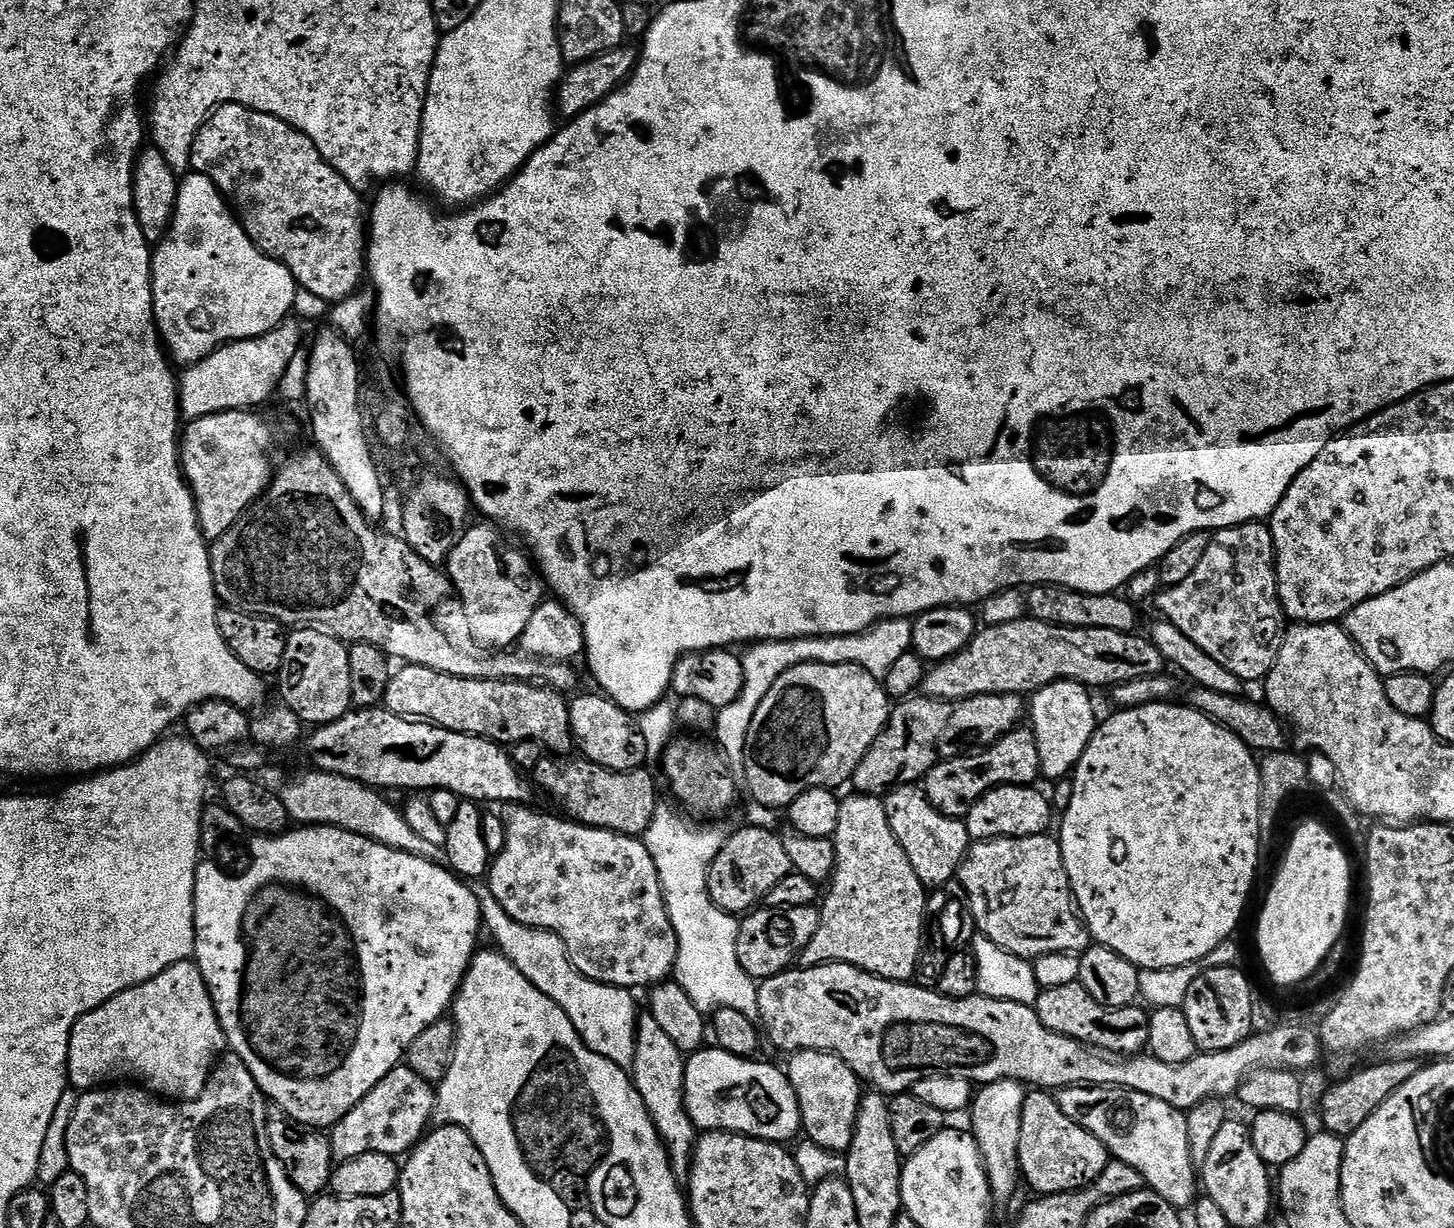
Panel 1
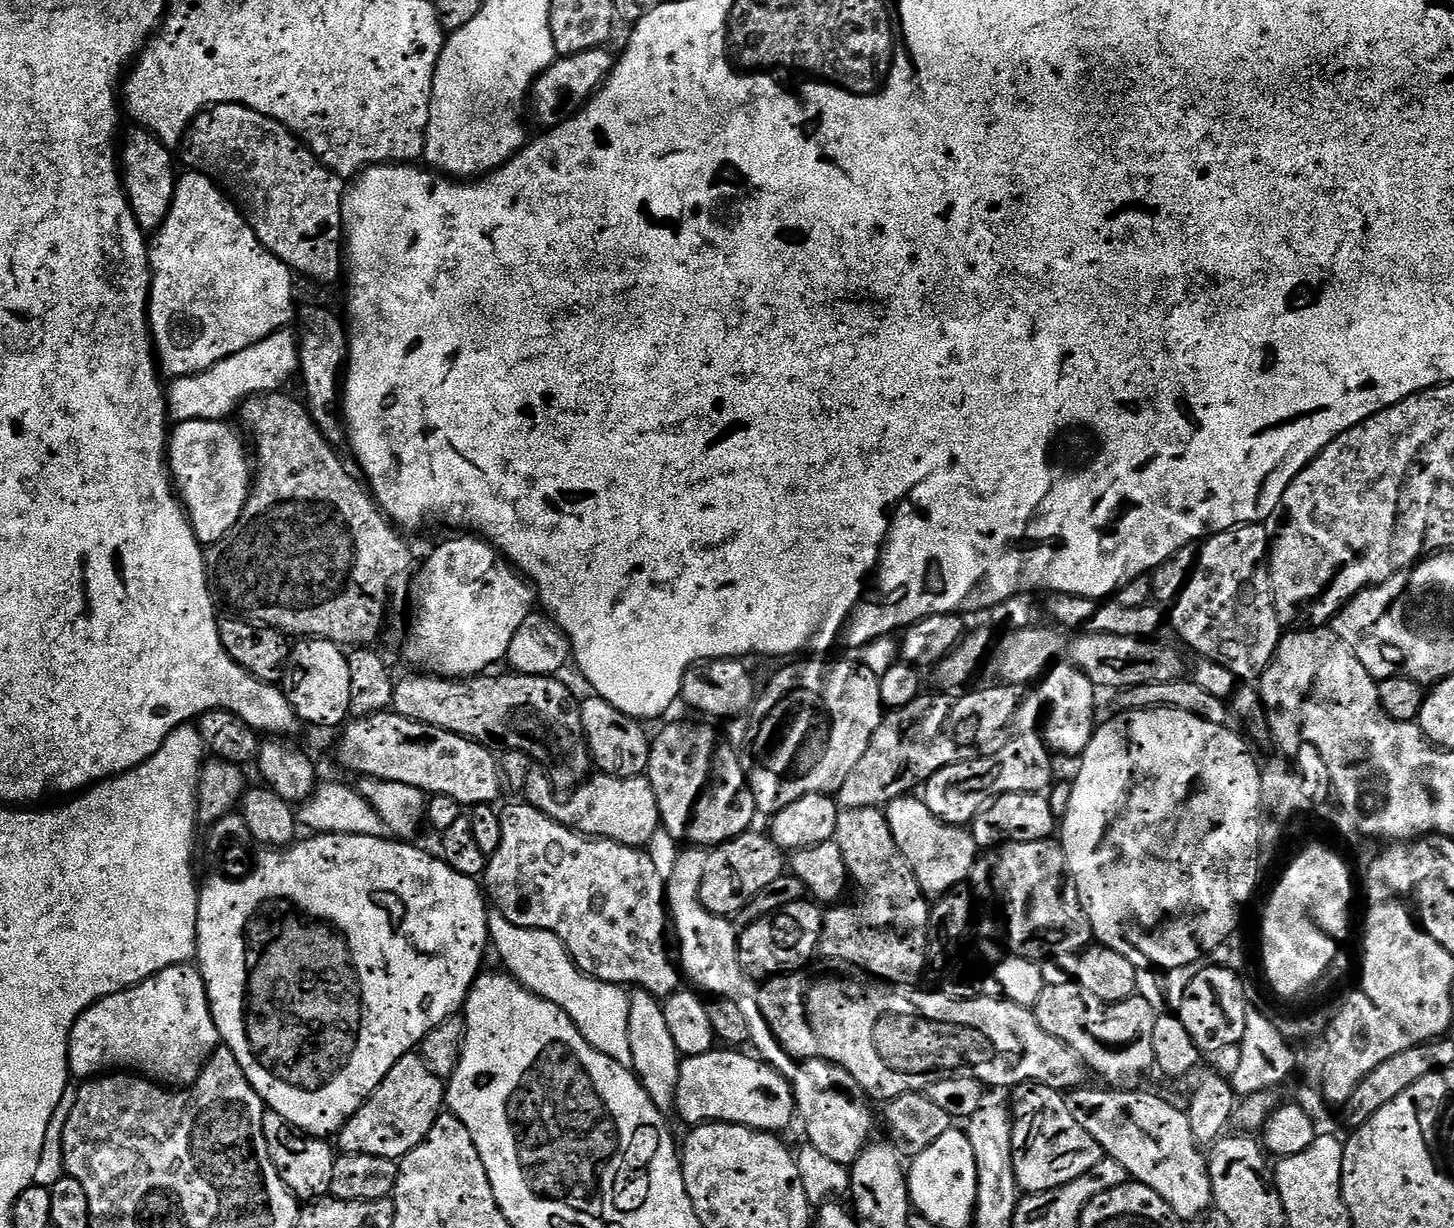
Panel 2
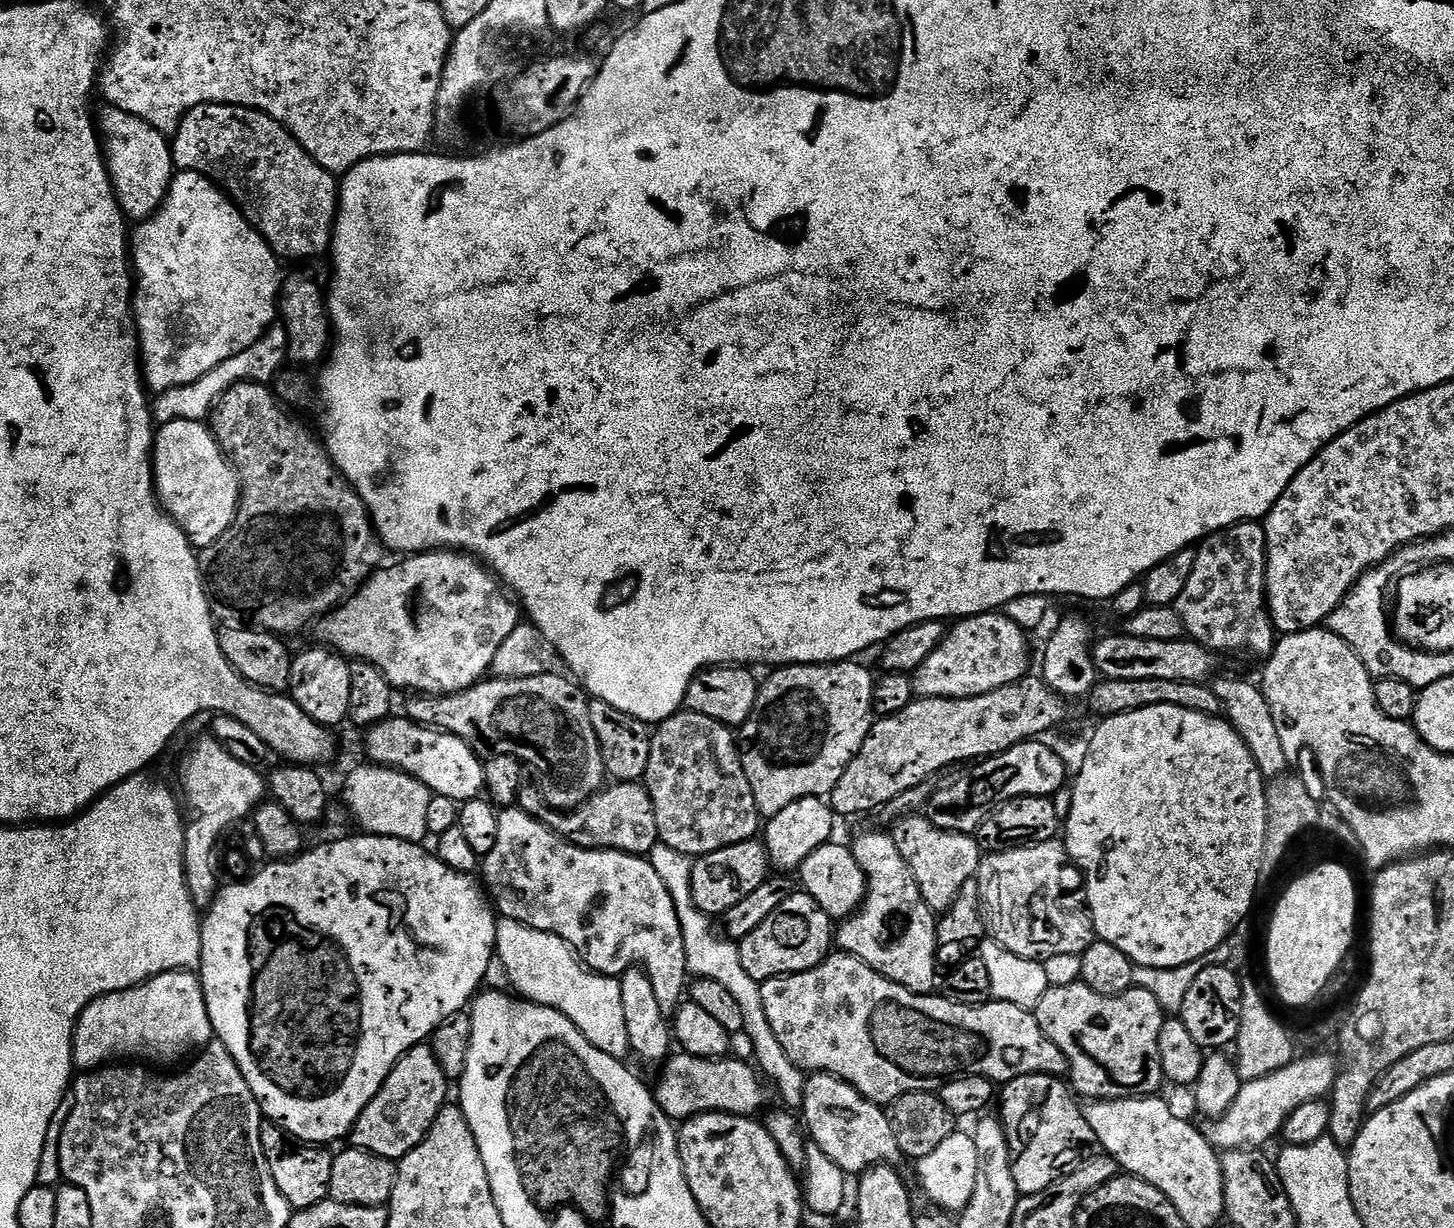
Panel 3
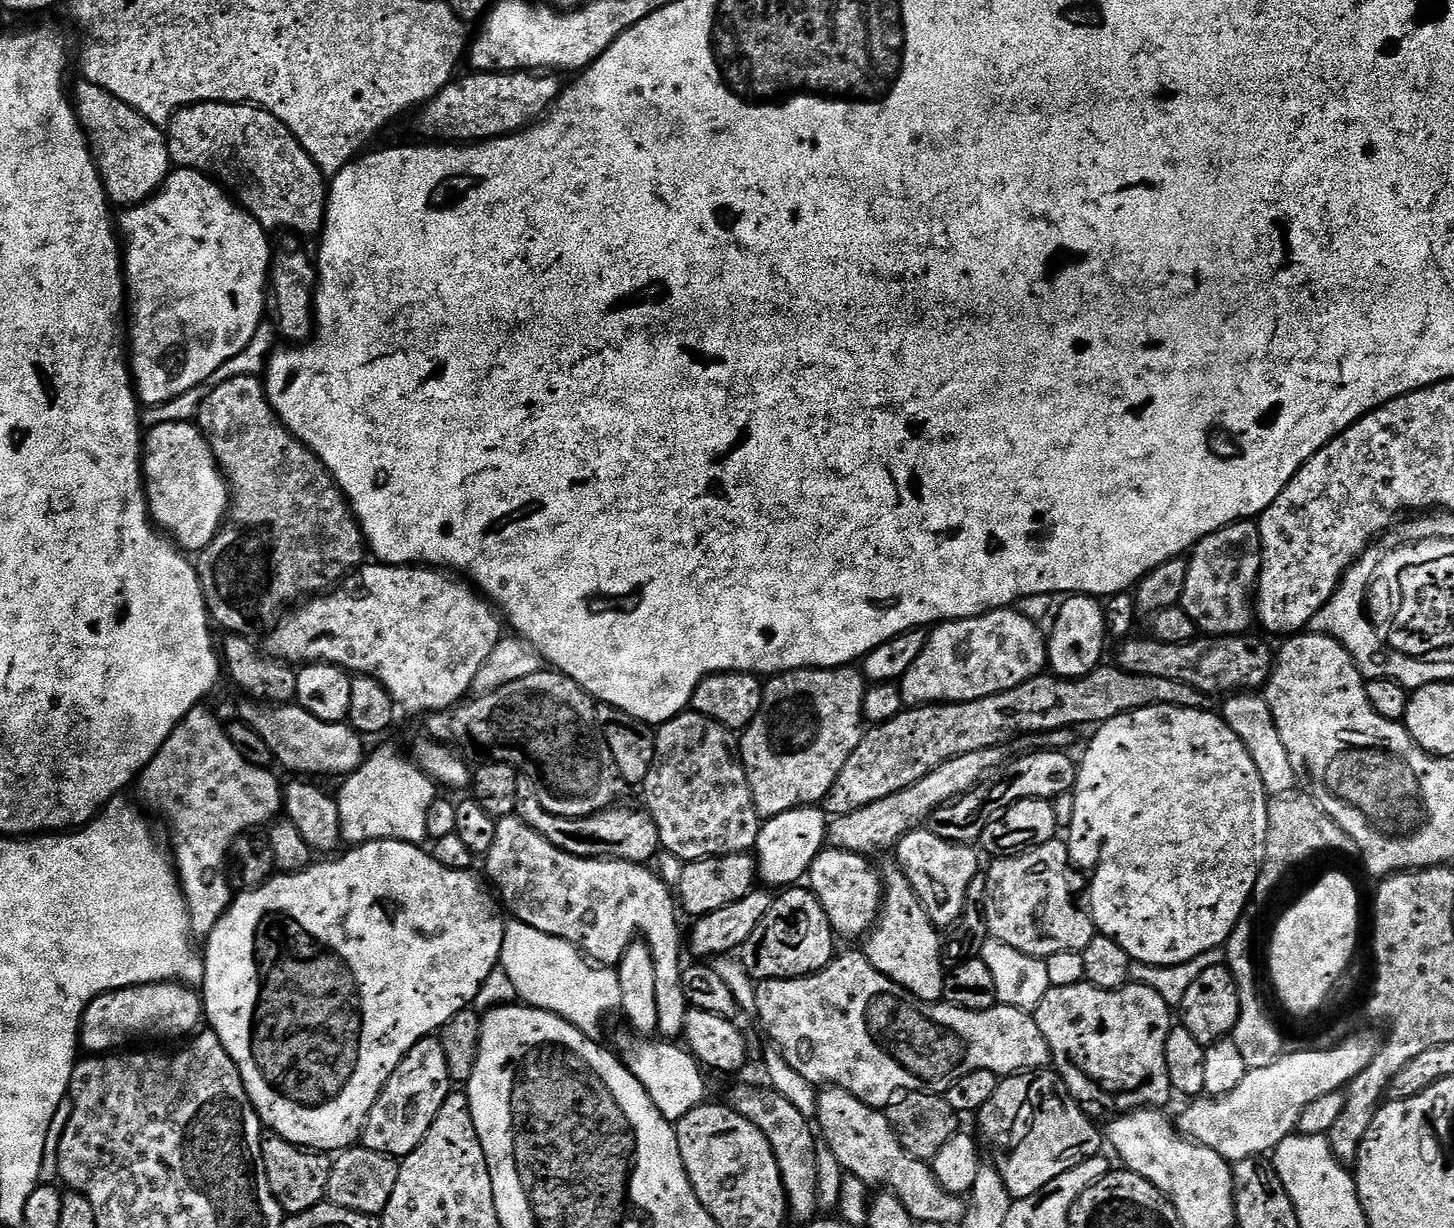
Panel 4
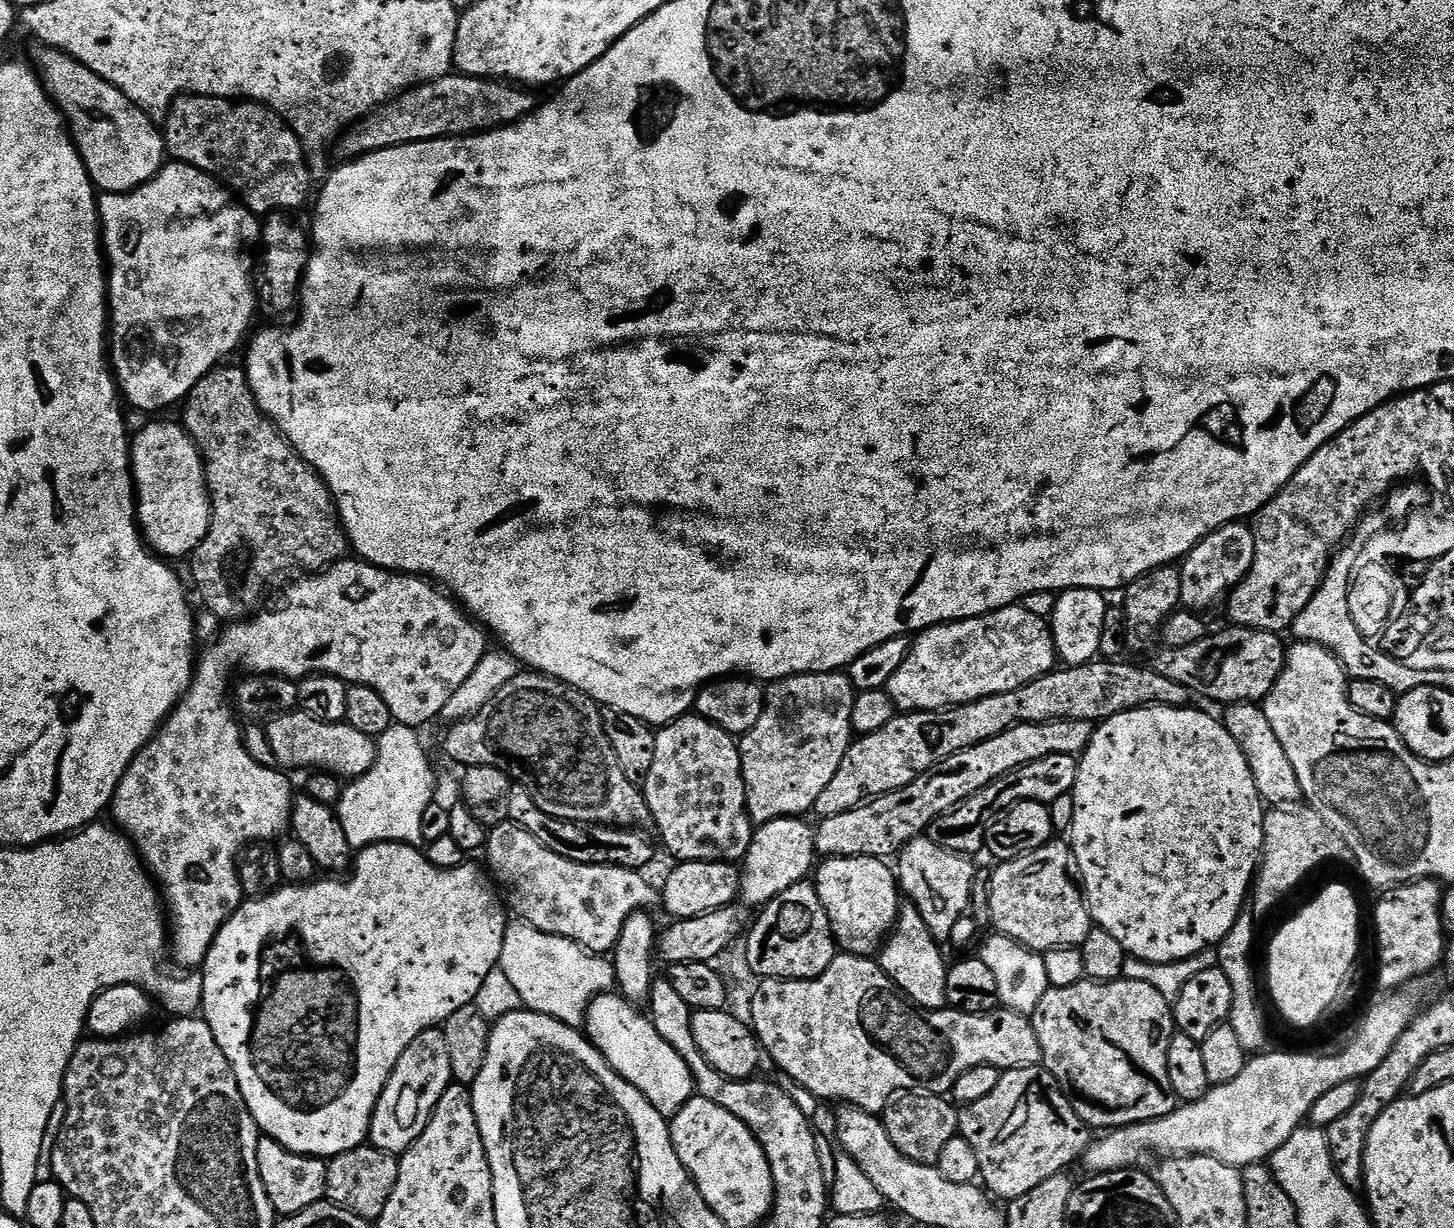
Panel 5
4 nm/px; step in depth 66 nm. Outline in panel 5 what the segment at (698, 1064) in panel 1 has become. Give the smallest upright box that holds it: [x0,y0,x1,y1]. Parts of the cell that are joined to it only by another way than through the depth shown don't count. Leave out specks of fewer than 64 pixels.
[583,994,694,1118]

